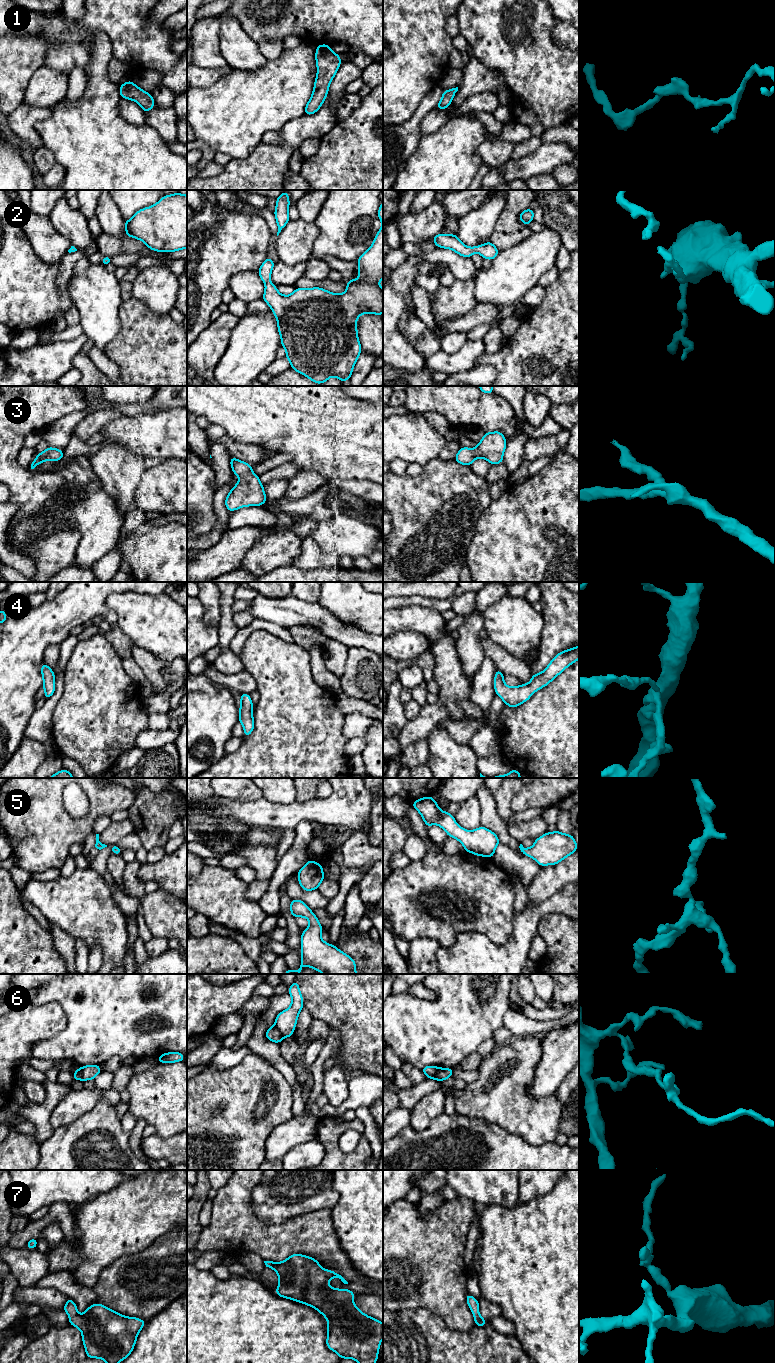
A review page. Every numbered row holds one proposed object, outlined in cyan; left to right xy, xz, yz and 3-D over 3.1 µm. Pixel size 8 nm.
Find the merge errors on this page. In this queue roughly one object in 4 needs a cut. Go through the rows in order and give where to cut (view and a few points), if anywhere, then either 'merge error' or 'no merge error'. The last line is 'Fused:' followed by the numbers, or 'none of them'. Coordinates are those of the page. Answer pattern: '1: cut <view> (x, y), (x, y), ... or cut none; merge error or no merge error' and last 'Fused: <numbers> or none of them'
1: cut none; no merge error
2: cut none; no merge error
3: cut none; no merge error
4: cut none; no merge error
5: cut none; no merge error
6: cut xz (274, 1025), (283, 1037); merge error
7: cut none; no merge error
Fused: 6

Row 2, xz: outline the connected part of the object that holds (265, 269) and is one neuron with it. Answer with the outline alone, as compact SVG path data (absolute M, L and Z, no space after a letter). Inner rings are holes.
M383 202L378 210L382 227L375 235L371 247L356 261L359 279L346 281L347 290L335 294L323 288L295 288L291 295L282 295L270 282L275 262L266 256L258 274L265 283L262 299L270 306L277 319L281 346L286 350L286 358L291 368L303 374L316 384L326 382L330 377L338 377L343 383L350 380L355 363L362 351L358 339L356 322L360 315L383 314L383 289L379 280L383 279Z

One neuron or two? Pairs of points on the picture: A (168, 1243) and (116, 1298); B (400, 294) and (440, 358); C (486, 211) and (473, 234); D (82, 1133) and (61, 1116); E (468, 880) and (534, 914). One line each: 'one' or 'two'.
A: one
B: two
C: one
D: two
E: two

